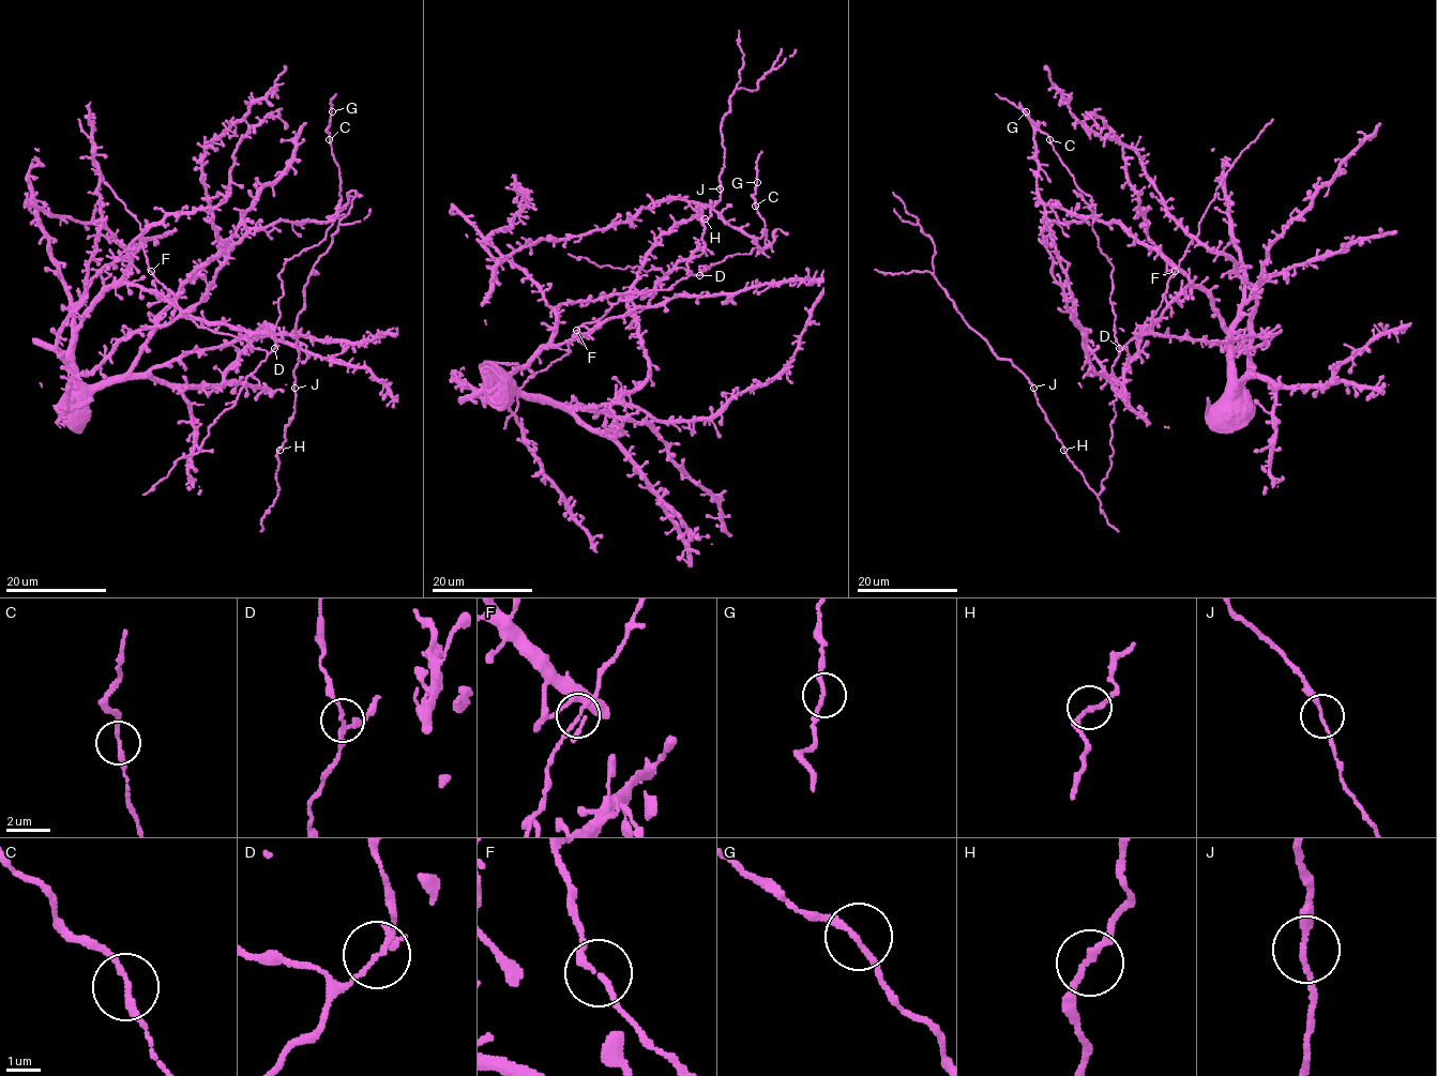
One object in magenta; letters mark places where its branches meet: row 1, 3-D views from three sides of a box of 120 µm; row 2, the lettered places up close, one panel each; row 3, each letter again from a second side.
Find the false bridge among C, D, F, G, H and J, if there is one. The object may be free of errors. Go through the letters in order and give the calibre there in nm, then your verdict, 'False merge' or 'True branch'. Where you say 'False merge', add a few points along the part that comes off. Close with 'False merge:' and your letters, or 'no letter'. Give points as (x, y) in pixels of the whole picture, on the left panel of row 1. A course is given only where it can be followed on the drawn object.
C: Thickness 180 nm. True branch
D: Thickness 130 nm. True branch
F: Thickness 160 nm. True branch
G: Thickness 170 nm. True branch
H: Thickness 180 nm. True branch
J: Thickness 180 nm. True branch
False merge: no letter

